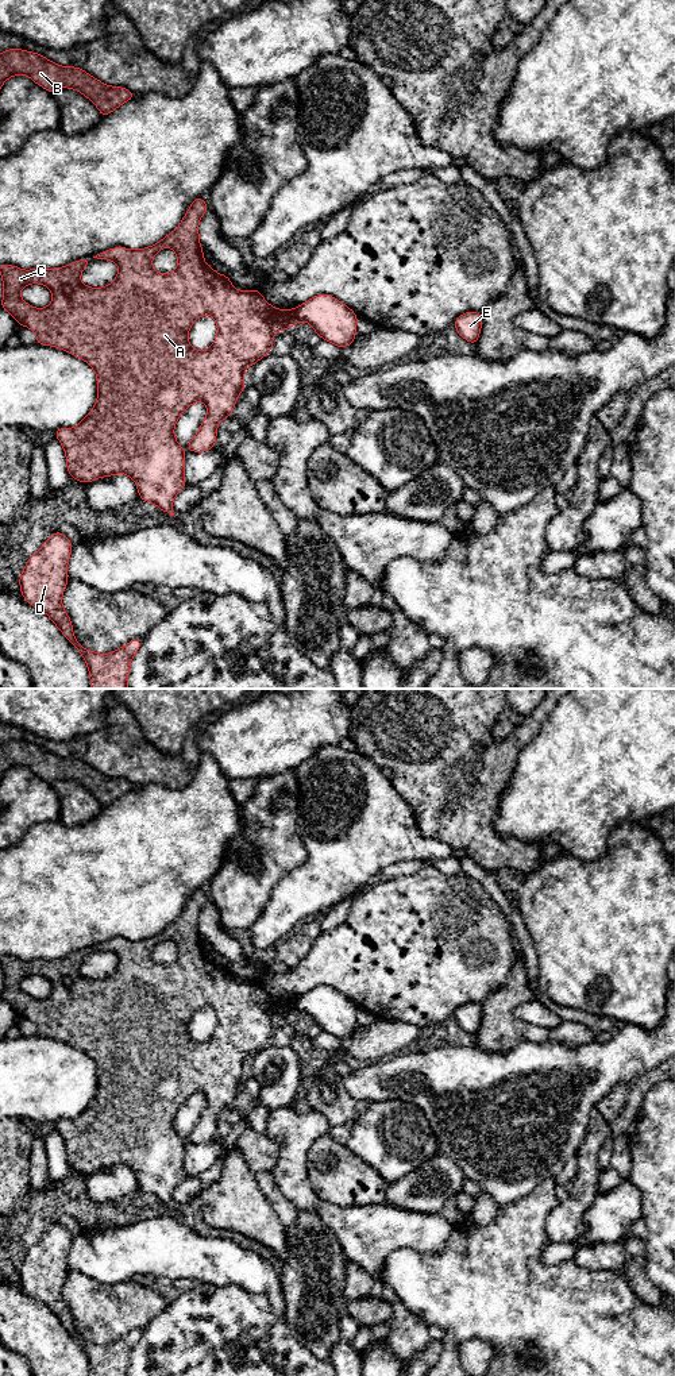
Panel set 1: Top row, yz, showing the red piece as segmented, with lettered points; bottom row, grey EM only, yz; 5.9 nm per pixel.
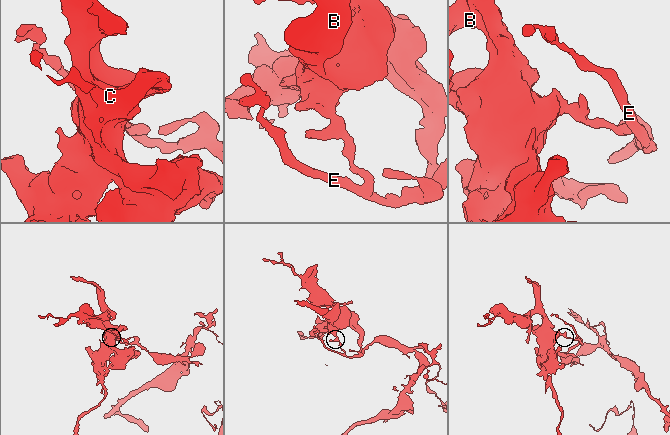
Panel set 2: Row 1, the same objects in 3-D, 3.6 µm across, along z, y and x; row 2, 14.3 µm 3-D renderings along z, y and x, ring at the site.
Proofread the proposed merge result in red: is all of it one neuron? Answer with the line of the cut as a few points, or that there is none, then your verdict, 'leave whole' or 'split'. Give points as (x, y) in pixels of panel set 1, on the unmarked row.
yz (297, 999), (294, 1013) | split

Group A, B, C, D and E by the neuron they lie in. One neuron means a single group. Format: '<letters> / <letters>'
A B C D / E

